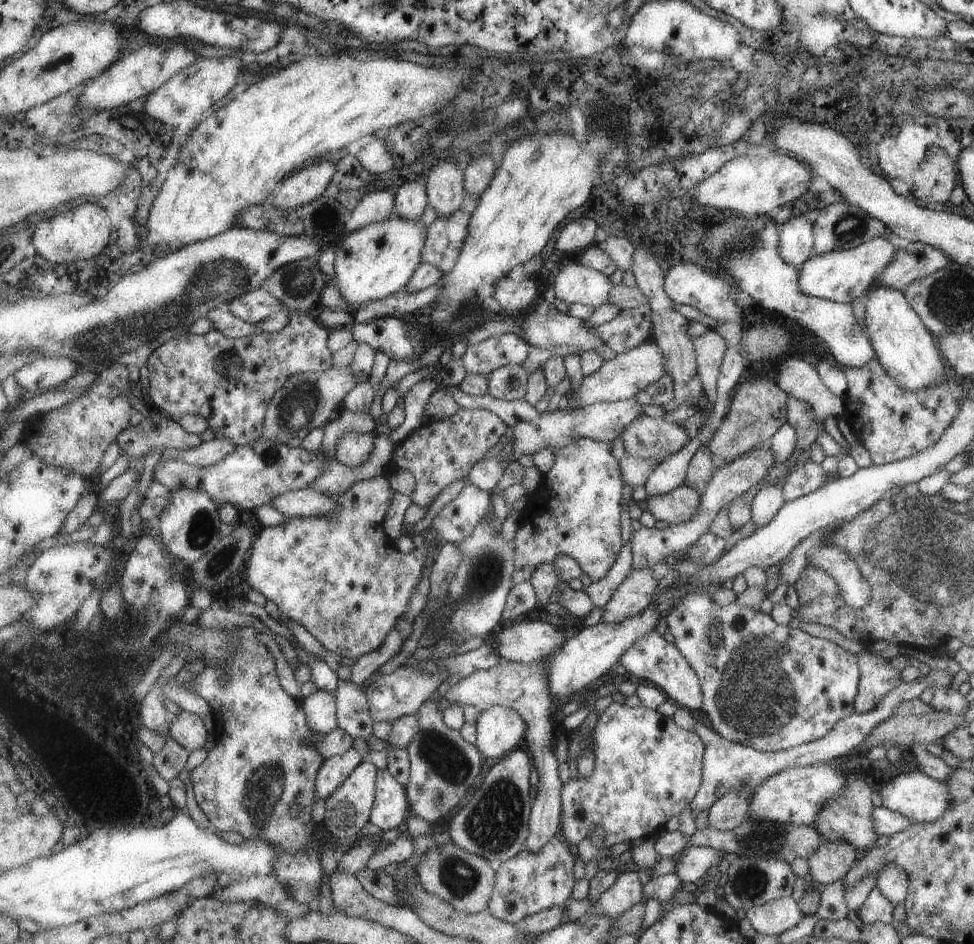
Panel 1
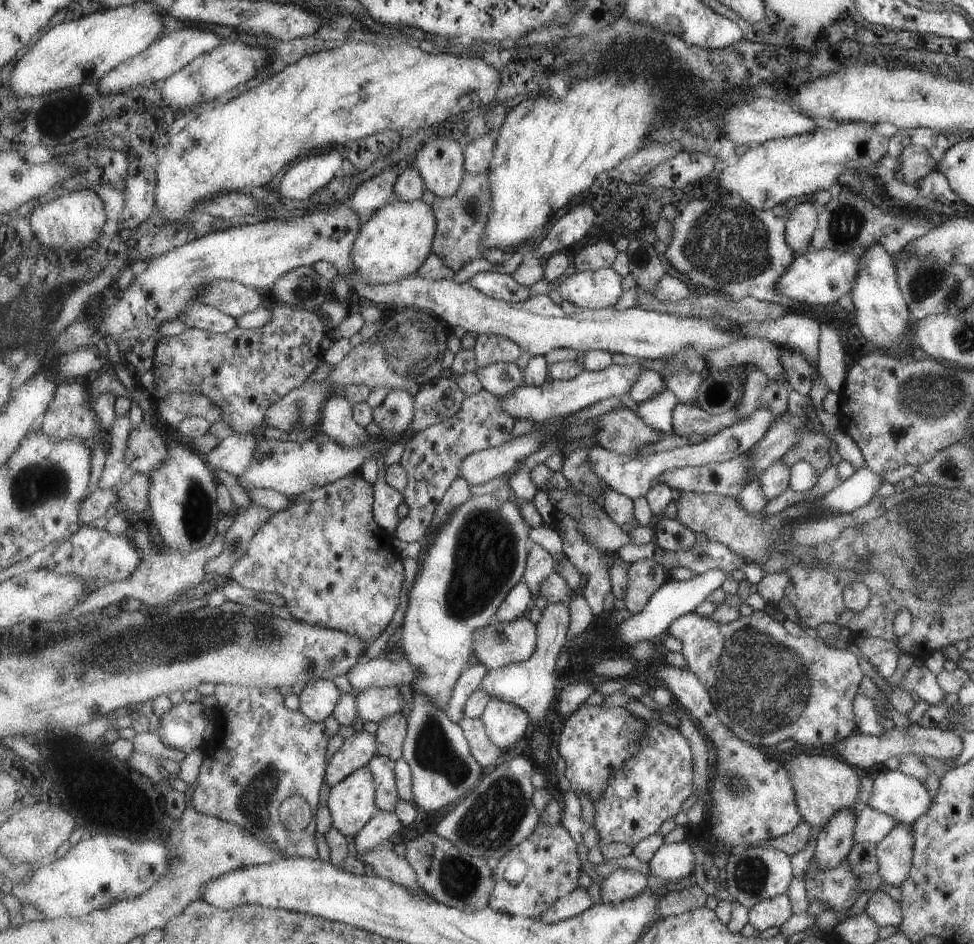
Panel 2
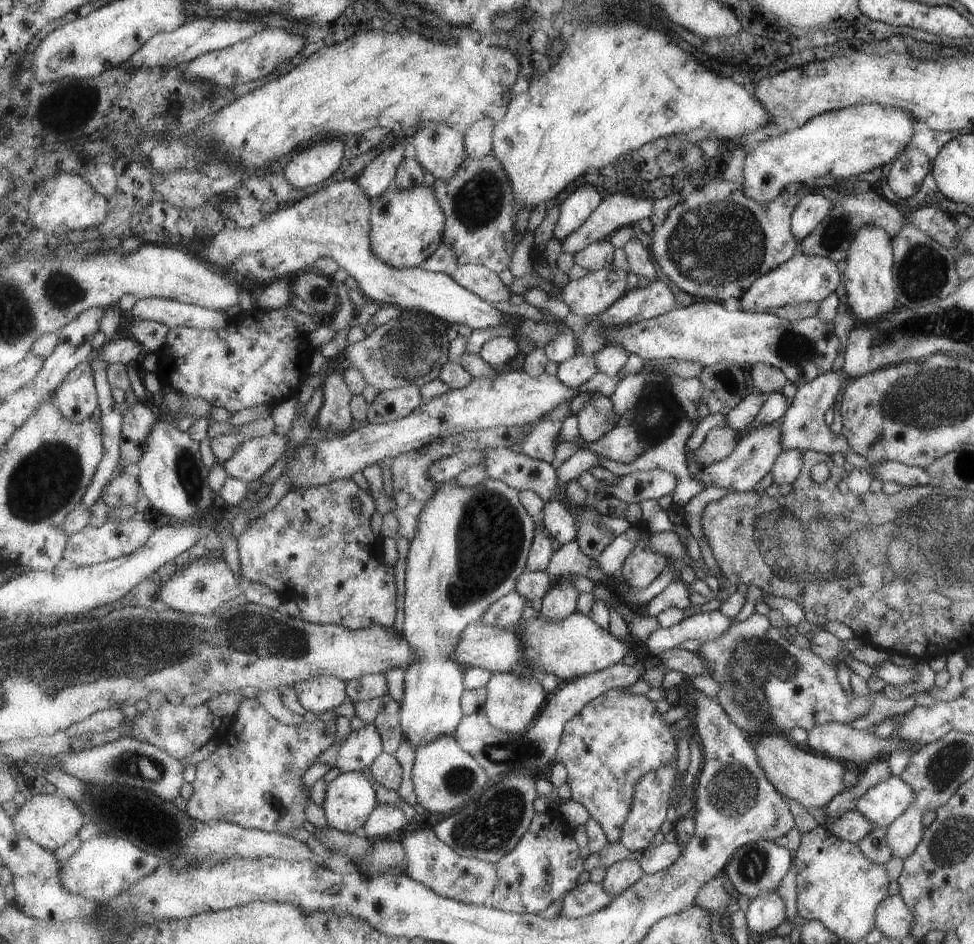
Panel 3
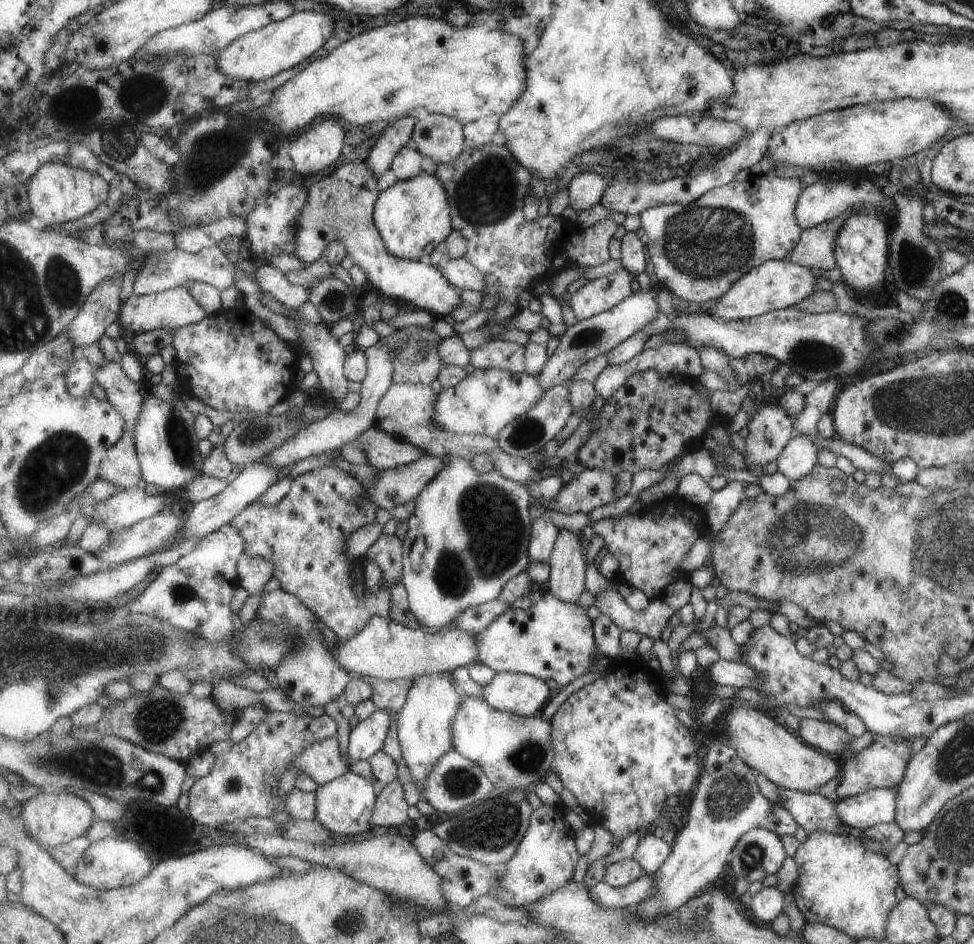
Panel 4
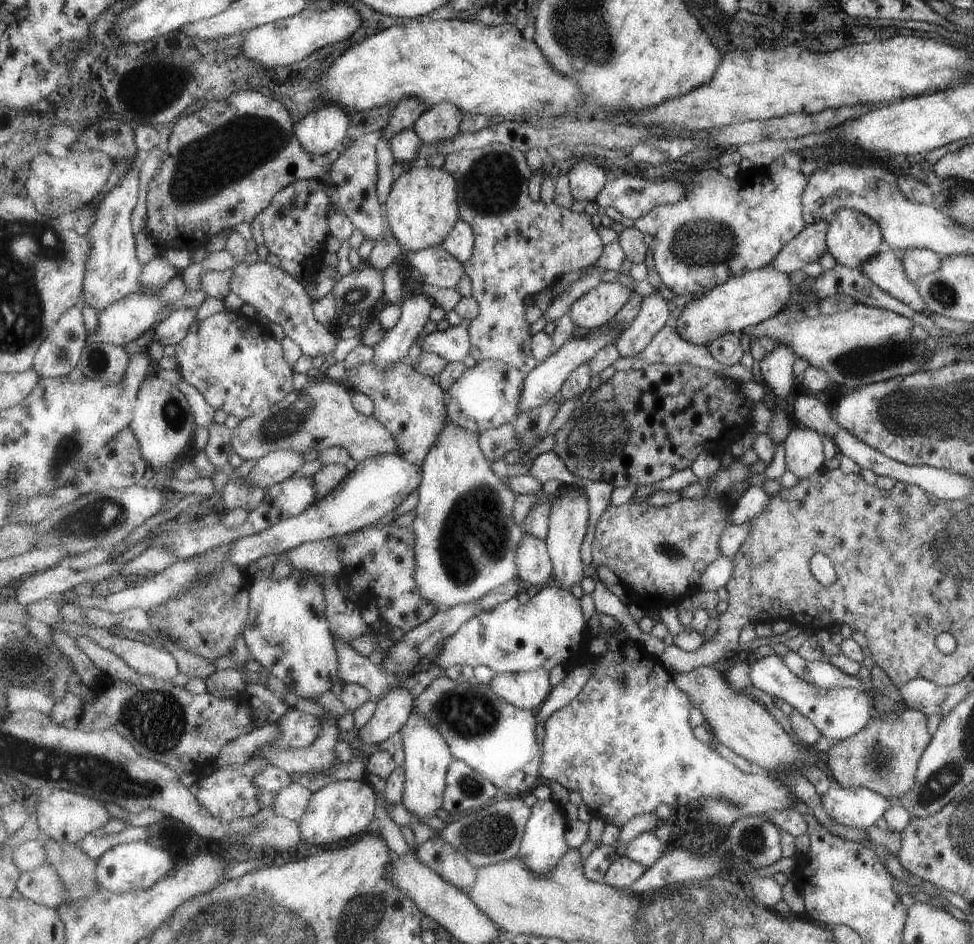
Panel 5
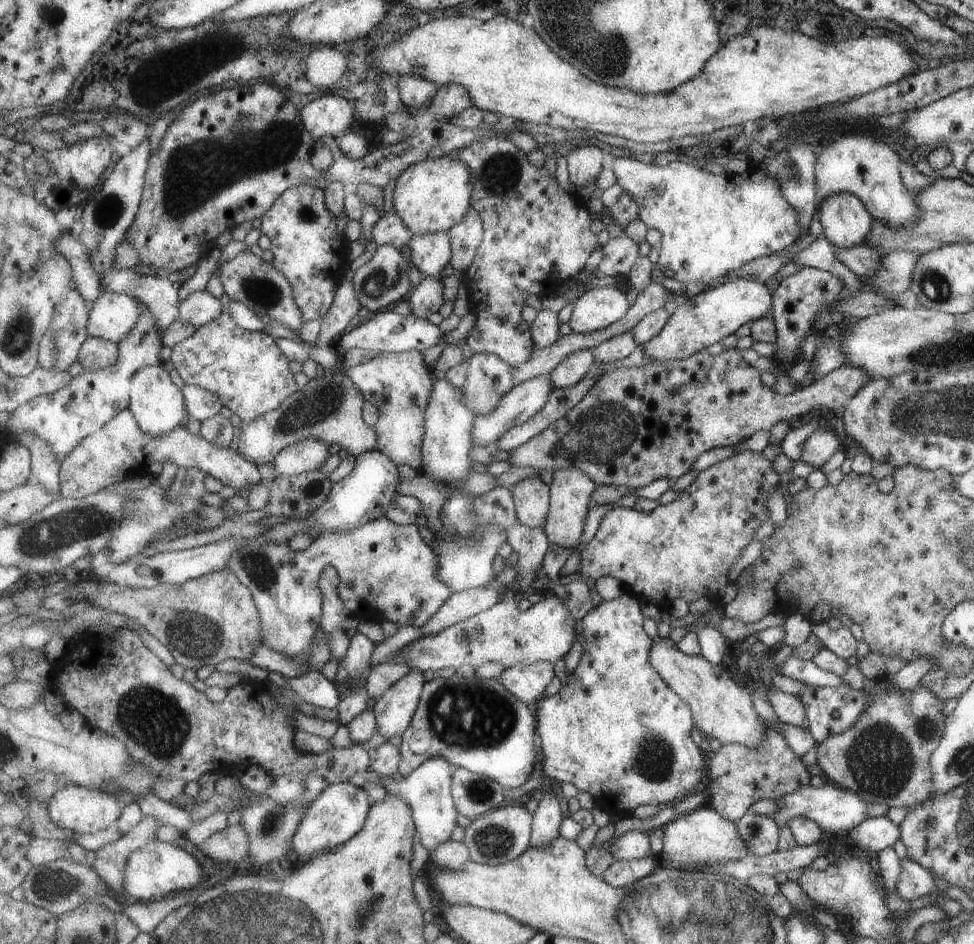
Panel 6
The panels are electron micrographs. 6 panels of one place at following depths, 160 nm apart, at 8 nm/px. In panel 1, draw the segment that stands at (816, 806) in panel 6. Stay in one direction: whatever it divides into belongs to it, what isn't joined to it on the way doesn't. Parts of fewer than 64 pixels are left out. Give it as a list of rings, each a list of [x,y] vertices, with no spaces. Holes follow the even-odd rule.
[[[914,769],[903,772],[882,784],[878,792],[881,798],[881,807],[888,808],[907,817],[911,823],[926,823],[940,817],[950,805],[948,786],[945,782],[929,778],[924,773]]]

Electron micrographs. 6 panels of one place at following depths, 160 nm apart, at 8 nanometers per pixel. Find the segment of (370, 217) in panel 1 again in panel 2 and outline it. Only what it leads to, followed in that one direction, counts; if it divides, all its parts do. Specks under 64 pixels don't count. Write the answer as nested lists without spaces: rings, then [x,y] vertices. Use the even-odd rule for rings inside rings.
[[[389,167],[376,177],[361,183],[351,204],[363,221],[373,216],[377,209],[397,200],[395,185],[401,171],[397,167]]]

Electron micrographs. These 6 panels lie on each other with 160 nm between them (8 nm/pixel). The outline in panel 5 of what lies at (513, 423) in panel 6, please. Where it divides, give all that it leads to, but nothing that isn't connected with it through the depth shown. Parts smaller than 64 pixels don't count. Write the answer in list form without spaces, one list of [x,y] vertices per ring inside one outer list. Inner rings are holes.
[[[613,321],[589,331],[589,334],[584,337],[572,336],[569,338],[569,341],[563,344],[556,353],[553,353],[545,362],[537,365],[526,375],[526,382],[523,385],[517,416],[528,410],[540,407],[555,397],[559,397],[560,390],[569,374],[573,372],[573,369],[584,362],[590,361],[602,348],[605,348],[605,345],[617,342],[617,338],[619,338],[624,330],[625,327],[615,325]]]

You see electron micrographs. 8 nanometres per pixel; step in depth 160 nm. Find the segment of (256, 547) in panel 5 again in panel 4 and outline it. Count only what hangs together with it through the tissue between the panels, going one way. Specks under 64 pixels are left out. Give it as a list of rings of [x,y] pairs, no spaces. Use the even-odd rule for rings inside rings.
[[[425,454],[407,466],[381,470],[375,486],[367,489],[369,498],[378,508],[390,512],[395,506],[416,500],[429,482],[433,482],[433,478],[445,470],[445,464],[445,457]]]

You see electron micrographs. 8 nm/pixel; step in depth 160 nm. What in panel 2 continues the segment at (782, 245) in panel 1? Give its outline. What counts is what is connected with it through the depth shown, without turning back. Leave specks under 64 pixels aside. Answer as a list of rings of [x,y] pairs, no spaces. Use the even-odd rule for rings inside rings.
[[[813,203],[791,204],[784,226],[784,237],[794,256],[811,249],[812,233],[815,232],[819,209]]]

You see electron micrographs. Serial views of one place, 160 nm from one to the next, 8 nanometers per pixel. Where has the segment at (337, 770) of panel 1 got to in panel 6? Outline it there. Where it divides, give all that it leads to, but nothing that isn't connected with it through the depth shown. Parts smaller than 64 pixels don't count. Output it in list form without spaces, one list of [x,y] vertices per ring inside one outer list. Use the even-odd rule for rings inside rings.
[[[413,669],[377,700],[373,709],[378,732],[385,740],[395,734],[402,735],[409,728],[413,715],[419,708],[426,681],[424,671]]]

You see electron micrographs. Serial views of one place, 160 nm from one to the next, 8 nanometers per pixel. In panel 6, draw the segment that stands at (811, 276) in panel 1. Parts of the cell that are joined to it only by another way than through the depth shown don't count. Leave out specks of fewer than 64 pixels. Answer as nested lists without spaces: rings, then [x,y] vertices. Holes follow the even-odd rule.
[[[740,278],[719,284],[698,295],[690,296],[685,302],[678,303],[665,328],[655,338],[643,344],[644,352],[650,361],[659,363],[670,363],[689,358],[709,348],[711,344],[717,344],[729,335],[735,334],[743,324],[769,311],[771,304],[772,294],[769,293],[764,283]]]

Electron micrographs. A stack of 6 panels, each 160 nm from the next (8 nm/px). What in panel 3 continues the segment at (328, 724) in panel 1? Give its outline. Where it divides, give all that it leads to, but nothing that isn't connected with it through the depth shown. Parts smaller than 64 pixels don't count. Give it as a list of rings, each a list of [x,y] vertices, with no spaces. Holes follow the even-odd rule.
[[[321,674],[293,685],[300,704],[313,713],[327,712],[349,700],[347,682],[336,676]]]

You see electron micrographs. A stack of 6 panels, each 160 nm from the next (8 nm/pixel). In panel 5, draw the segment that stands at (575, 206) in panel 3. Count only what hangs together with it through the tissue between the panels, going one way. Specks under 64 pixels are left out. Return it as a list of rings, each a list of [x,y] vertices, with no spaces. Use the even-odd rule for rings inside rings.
[[[590,159],[579,161],[567,172],[575,200],[595,201],[608,183],[607,170]]]

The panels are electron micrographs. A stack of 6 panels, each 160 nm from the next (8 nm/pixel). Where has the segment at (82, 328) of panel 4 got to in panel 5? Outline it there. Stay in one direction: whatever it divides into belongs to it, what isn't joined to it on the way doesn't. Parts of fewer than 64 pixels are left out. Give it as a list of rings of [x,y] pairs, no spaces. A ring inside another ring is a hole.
[[[136,162],[136,167],[138,168],[138,170],[135,170],[135,172],[131,171],[131,168],[129,168],[127,174],[122,179],[120,179],[120,183],[112,191],[110,191],[110,193],[107,194],[105,198],[100,202],[94,214],[94,218],[93,218],[94,223],[92,224],[92,227],[90,228],[89,232],[86,235],[89,238],[90,243],[92,244],[92,249],[90,250],[88,265],[86,266],[83,303],[87,303],[93,309],[95,309],[95,314],[97,314],[97,316],[100,315],[100,312],[103,312],[106,308],[109,308],[109,306],[115,304],[118,300],[125,298],[127,295],[130,295],[131,293],[145,292],[144,286],[142,285],[142,278],[141,278],[141,273],[142,270],[144,269],[144,265],[141,265],[141,262],[139,262],[139,258],[137,258],[137,254],[135,254],[135,234],[133,234],[133,222],[131,222],[131,214],[133,214],[133,210],[135,210],[135,206],[137,206],[137,202],[139,202],[139,163],[138,162]]]

